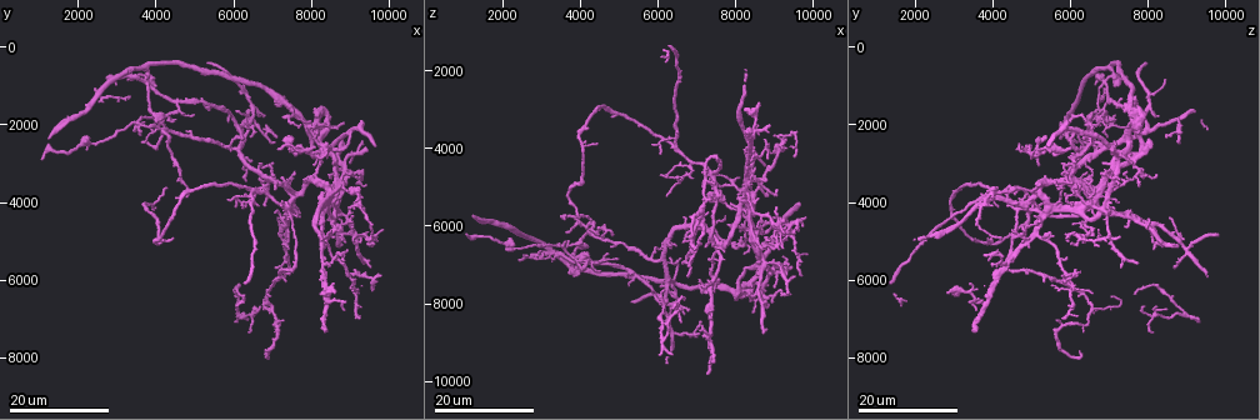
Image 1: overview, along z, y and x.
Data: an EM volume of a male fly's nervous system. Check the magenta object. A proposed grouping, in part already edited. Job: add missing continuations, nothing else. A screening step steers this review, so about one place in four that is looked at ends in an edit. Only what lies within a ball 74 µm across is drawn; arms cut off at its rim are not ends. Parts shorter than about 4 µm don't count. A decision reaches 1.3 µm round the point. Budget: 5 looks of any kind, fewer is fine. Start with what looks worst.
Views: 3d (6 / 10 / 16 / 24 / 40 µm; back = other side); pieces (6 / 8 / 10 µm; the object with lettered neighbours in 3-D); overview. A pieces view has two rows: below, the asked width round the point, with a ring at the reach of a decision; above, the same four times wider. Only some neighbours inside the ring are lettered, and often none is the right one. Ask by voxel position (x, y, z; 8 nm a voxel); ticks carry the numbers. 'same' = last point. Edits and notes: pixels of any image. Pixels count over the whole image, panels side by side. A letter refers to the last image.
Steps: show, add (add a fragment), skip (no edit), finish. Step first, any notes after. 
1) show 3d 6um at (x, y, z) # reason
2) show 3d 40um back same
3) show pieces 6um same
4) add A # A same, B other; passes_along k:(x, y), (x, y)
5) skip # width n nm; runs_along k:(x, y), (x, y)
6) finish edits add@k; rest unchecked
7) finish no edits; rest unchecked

show 3d 24um at (8700, 3550, 4450) # thin end

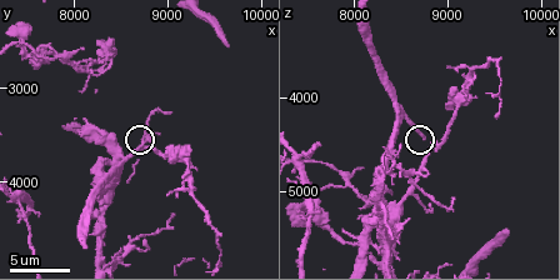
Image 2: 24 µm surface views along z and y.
show pieces 8um at (8700, 3550, 4450)

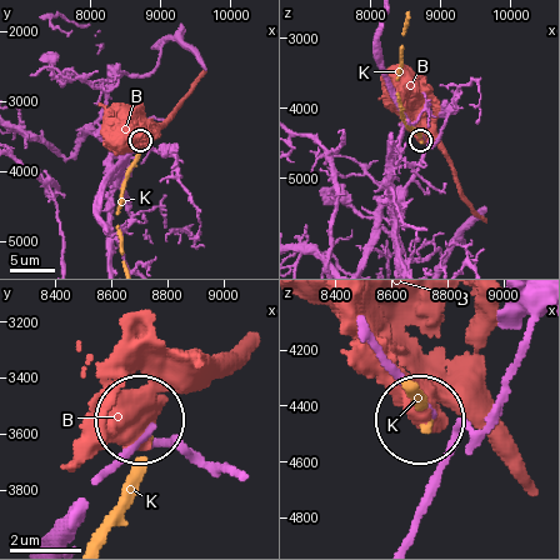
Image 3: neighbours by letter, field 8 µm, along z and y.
skip # width 160 nm; B other, K other; none of them fits

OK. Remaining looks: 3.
show 3d 16um at (7200, 2600, 4650) # branch stops here

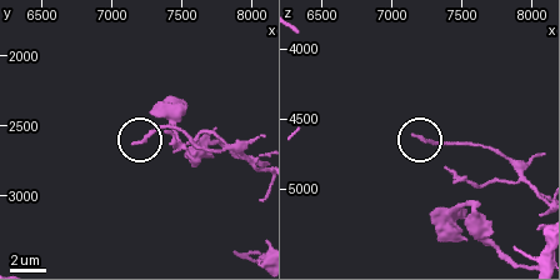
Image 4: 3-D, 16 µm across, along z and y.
show pieces 10um at (7160, 2600, 4620)

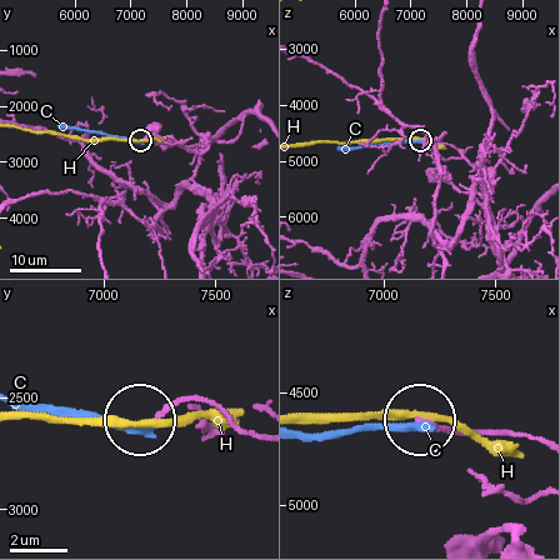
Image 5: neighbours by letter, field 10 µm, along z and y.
skip # width 170 nm; C other, H other; runs_along 5:(538, 443), (516, 433), (453, 433), (419, 418); none of them fits

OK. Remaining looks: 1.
finish no edits; rest unchecked

